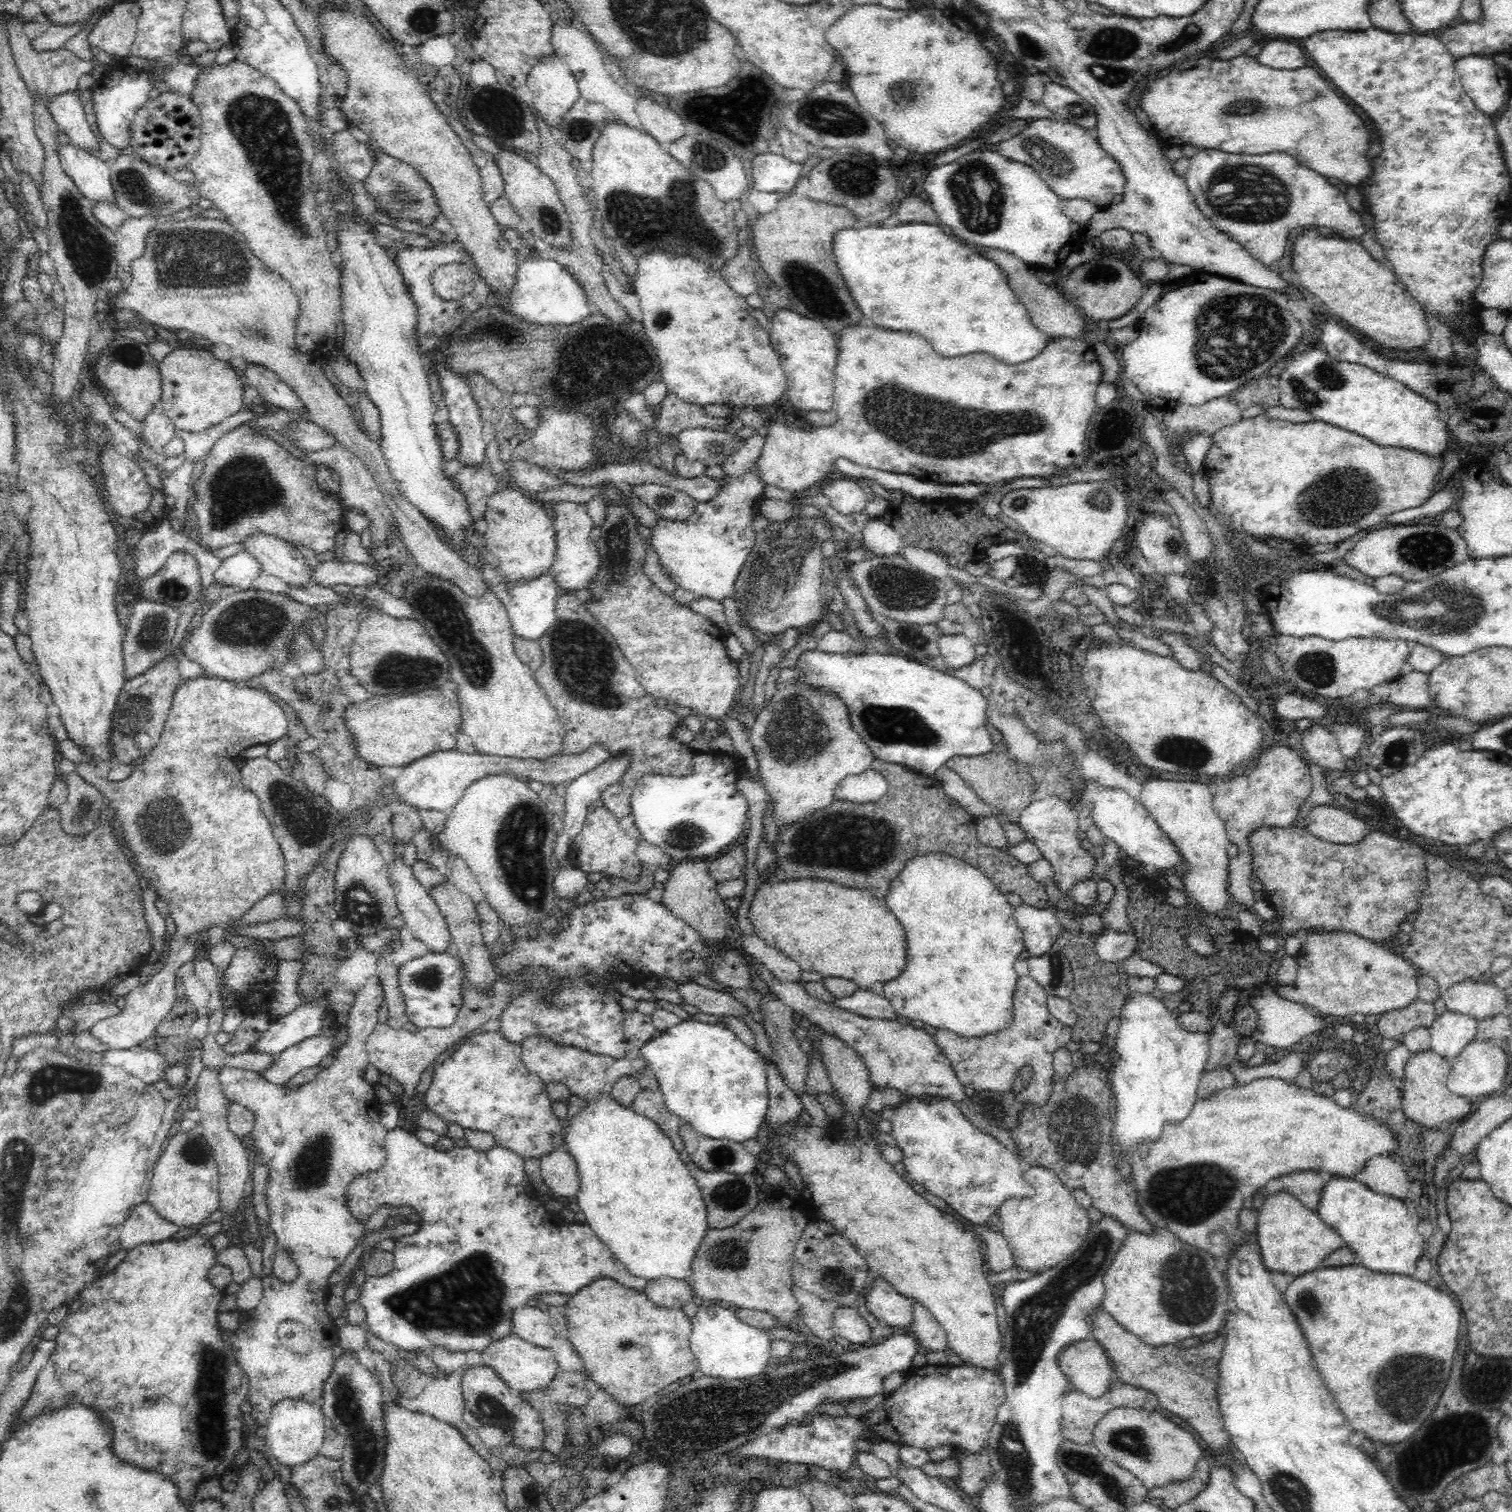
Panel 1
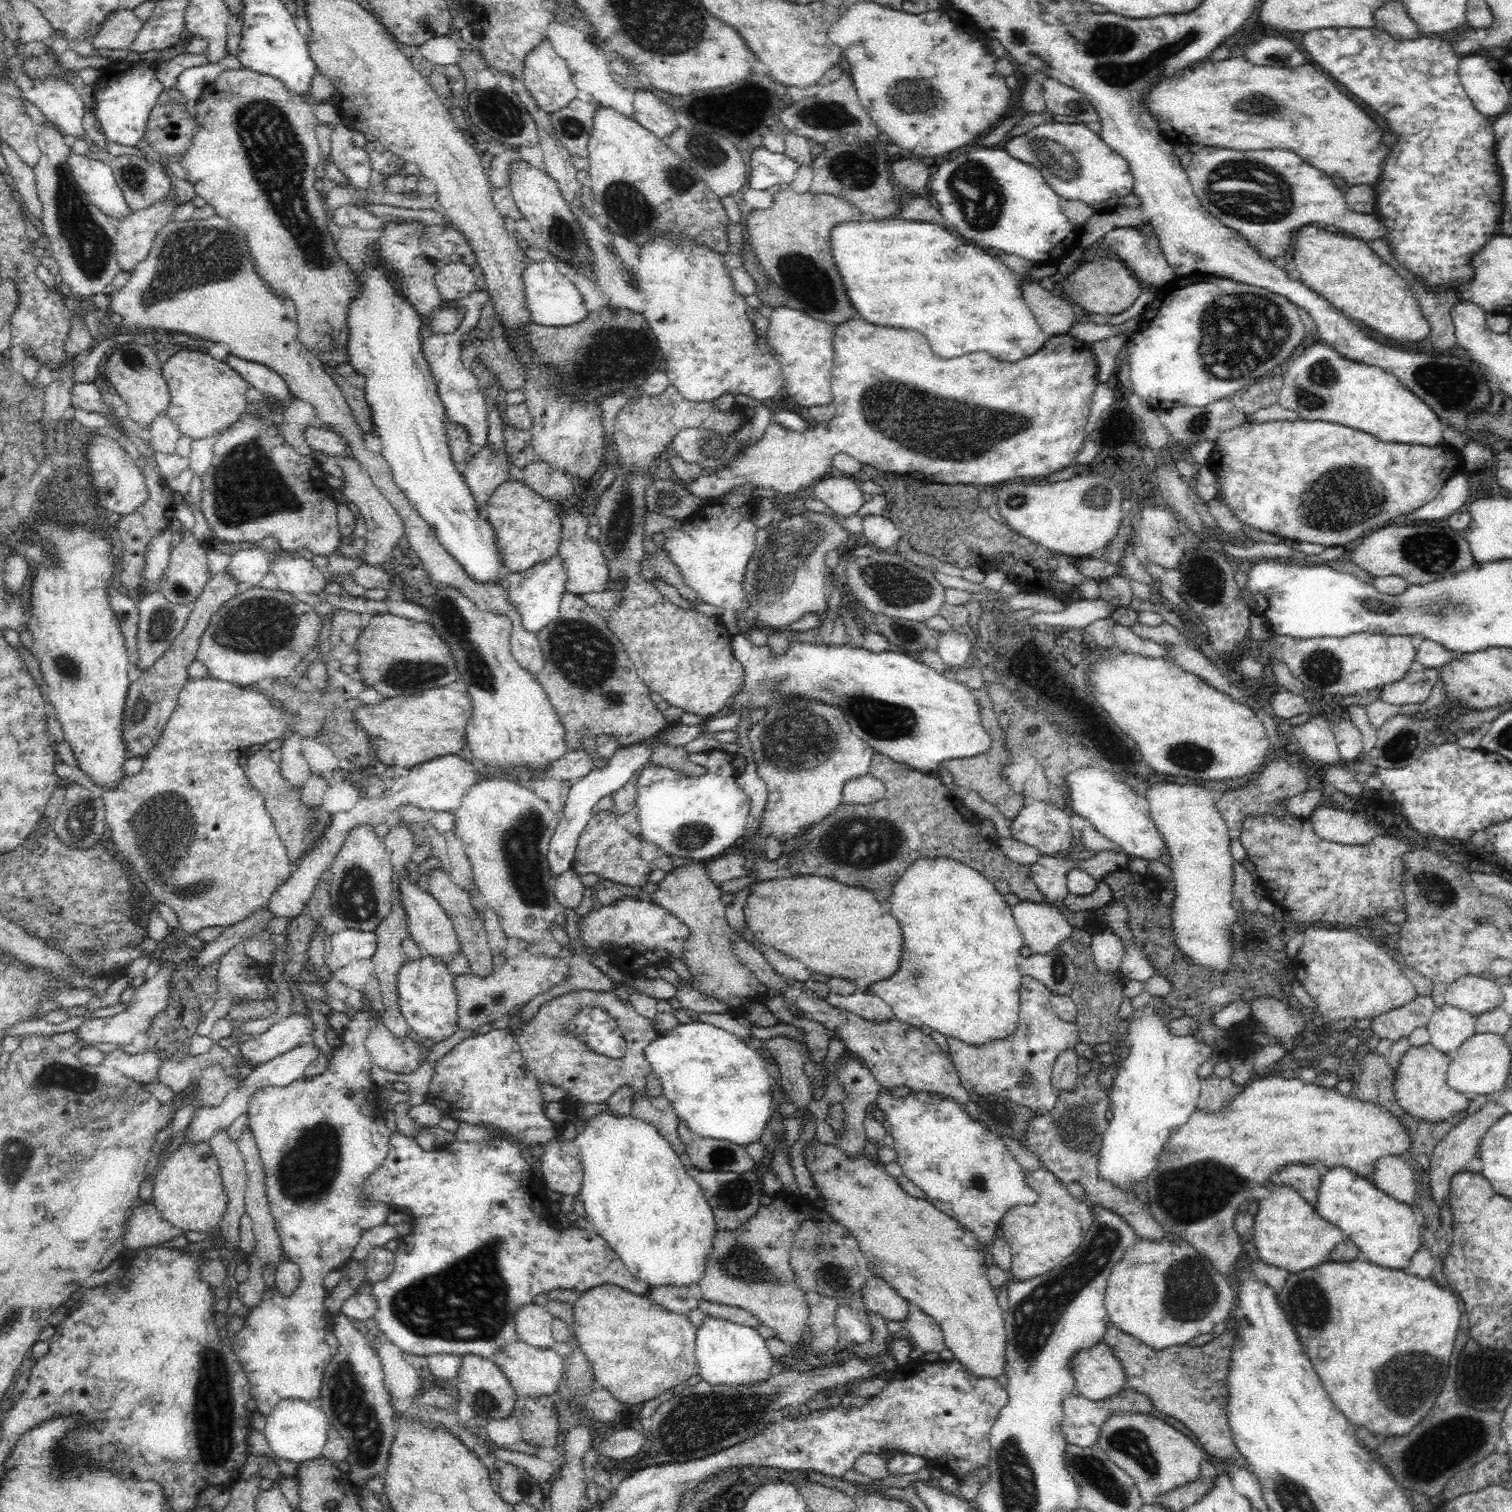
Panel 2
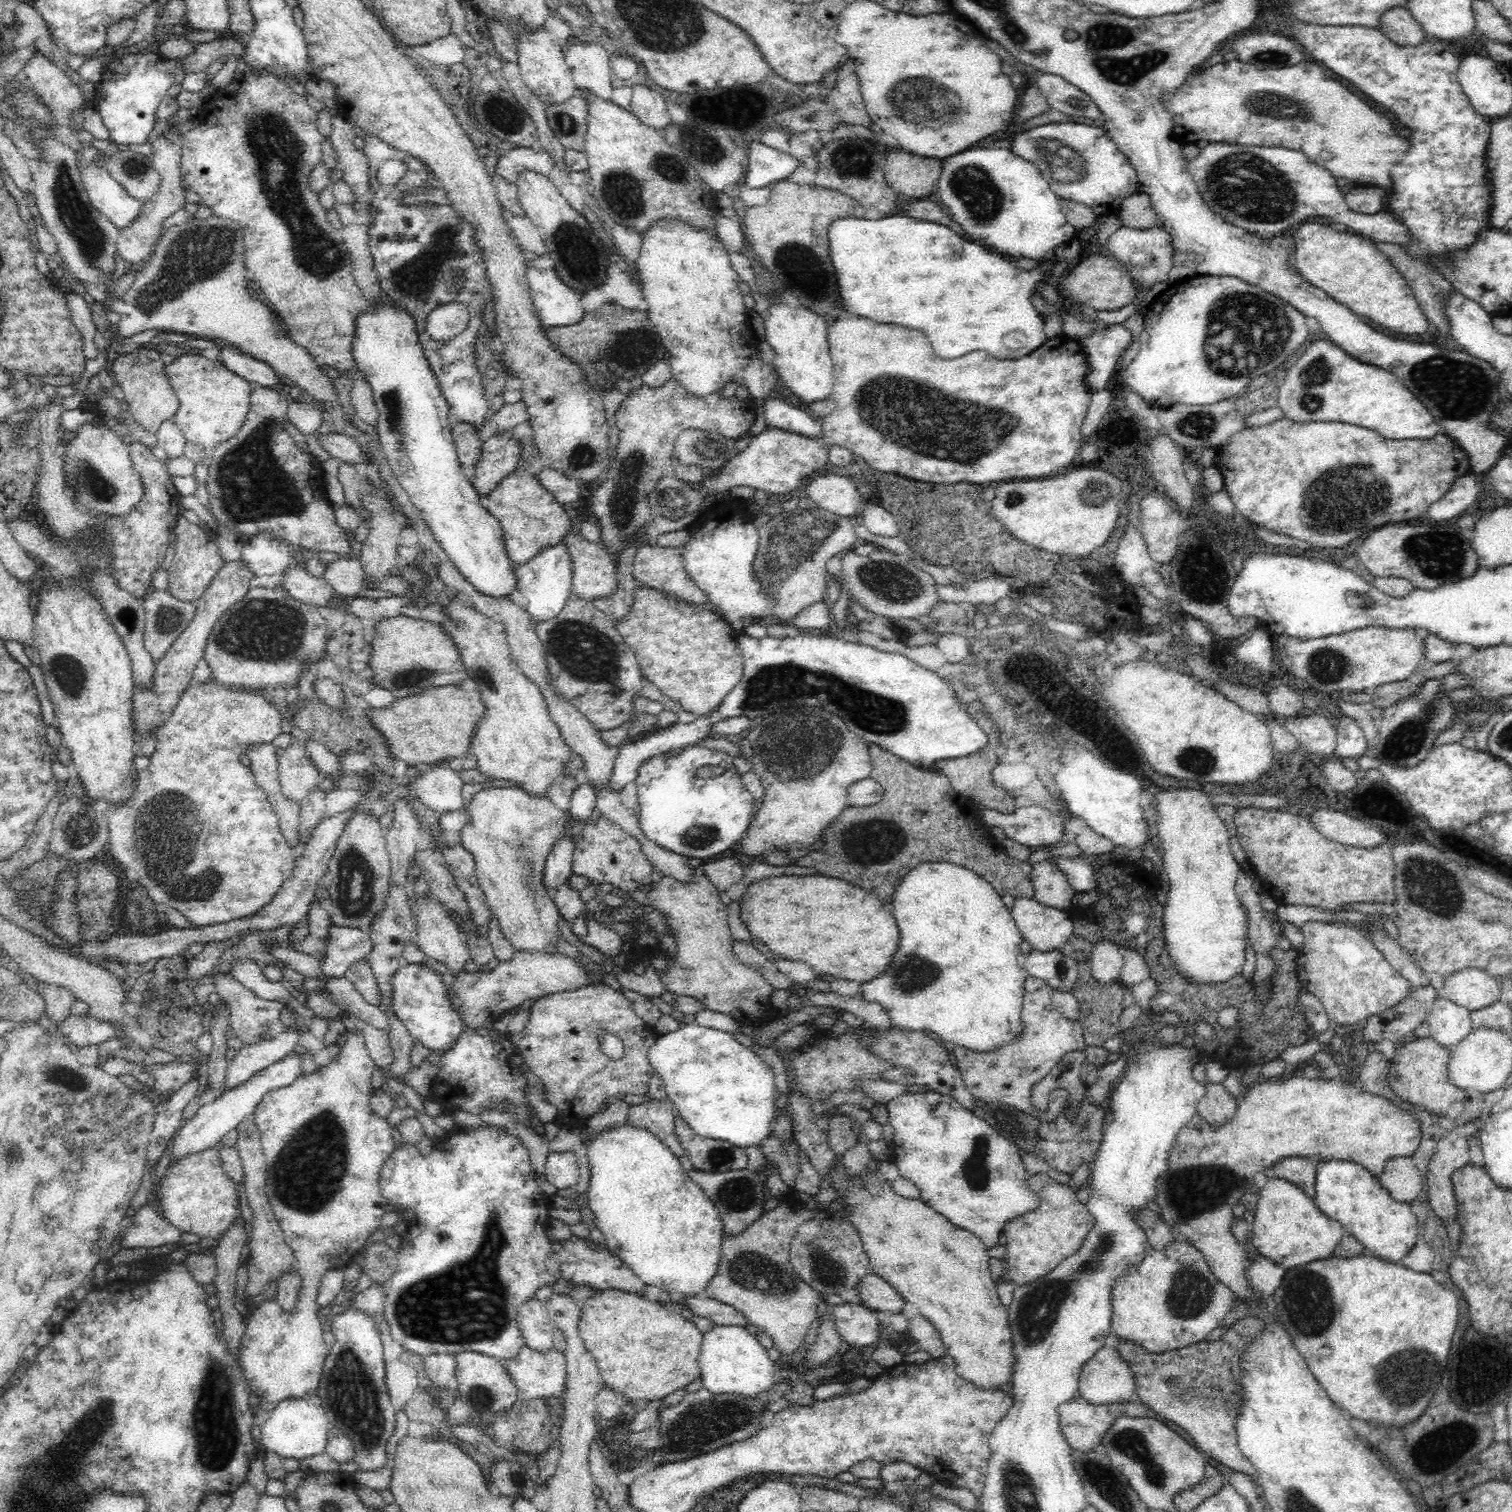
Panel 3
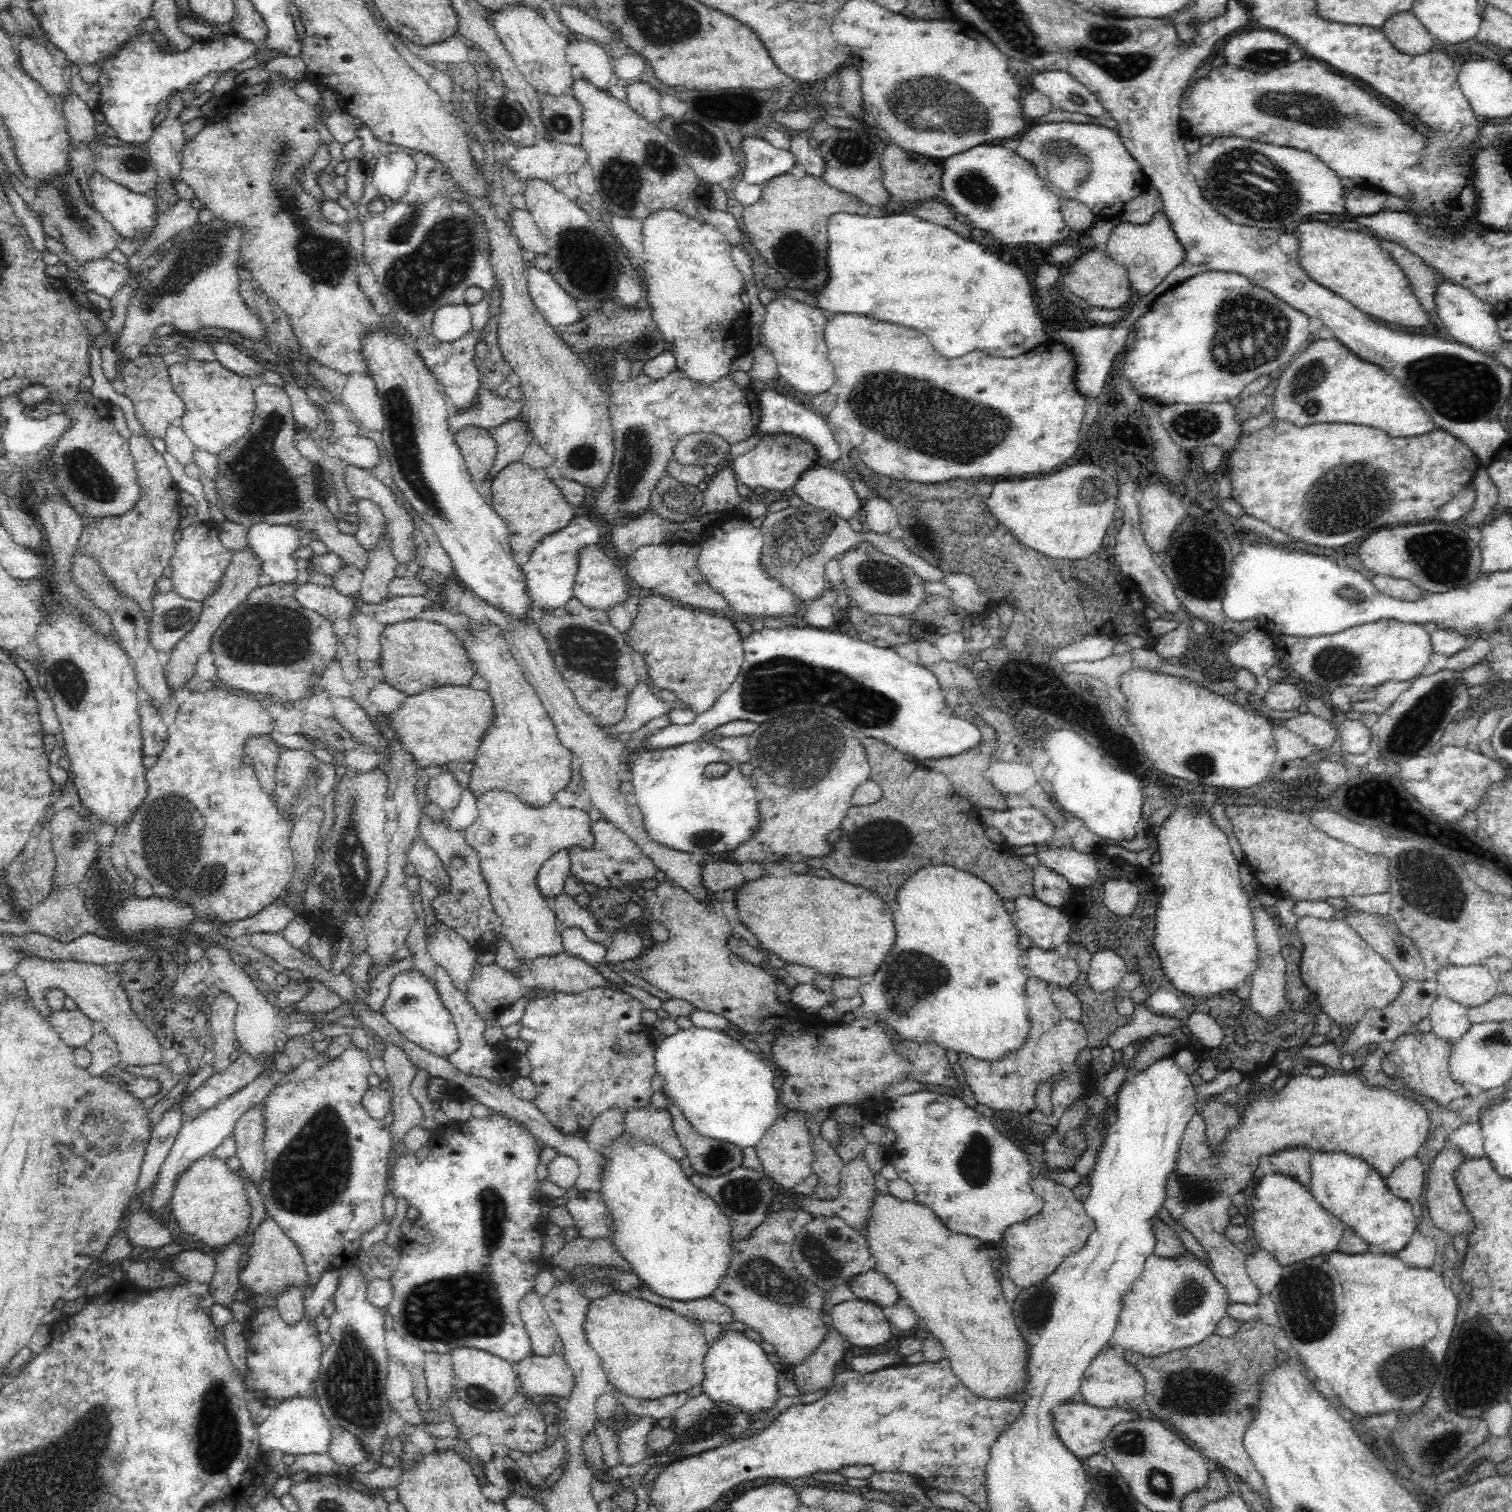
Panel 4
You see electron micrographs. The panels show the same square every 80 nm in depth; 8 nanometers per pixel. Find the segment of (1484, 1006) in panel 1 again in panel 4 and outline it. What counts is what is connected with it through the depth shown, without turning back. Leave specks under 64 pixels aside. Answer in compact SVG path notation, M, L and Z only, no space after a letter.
M1487 964L1441 967L1432 978L1437 984L1444 986L1448 997L1465 1007L1480 1006L1501 990L1496 974L1488 968Z

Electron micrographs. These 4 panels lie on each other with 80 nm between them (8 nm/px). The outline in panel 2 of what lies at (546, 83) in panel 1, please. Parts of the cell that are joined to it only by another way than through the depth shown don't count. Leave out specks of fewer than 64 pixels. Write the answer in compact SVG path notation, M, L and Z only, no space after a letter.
M547 36L542 38L542 42L536 48L528 50L528 55L524 56L522 78L530 95L548 114L568 106L574 98L577 98L577 89L572 82L572 72L568 69L564 58L554 51Z

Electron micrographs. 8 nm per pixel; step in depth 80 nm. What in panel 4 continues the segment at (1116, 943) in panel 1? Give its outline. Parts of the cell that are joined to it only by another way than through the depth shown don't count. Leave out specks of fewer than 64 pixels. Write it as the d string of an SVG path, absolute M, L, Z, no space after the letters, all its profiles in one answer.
M1110 950L1096 952L1089 968L1086 981L1094 993L1107 993L1121 988L1122 978L1128 972L1125 961Z

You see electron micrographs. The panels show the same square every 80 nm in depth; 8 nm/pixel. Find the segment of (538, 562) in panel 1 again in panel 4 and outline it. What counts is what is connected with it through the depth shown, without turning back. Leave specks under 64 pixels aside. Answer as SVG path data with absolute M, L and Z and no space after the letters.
M542 455L509 463L492 479L491 507L504 519L512 551L531 554L546 534L564 528L575 516L575 508L552 481L549 462Z

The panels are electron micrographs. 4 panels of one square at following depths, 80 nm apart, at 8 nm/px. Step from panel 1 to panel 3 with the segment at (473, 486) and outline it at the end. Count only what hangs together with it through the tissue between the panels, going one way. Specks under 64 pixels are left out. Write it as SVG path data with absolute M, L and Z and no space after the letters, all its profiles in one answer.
M510 433L494 434L483 444L482 460L474 469L474 486L480 494L489 494L512 470L522 463L525 446Z

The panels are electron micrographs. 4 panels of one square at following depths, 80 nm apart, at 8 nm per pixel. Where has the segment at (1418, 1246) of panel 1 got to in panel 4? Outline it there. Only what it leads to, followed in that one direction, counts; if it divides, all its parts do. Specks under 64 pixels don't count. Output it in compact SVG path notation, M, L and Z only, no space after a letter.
M1316 1150L1310 1158L1311 1182L1308 1189L1313 1197L1330 1213L1340 1217L1345 1225L1354 1229L1357 1235L1365 1240L1369 1246L1381 1253L1388 1252L1396 1255L1400 1248L1408 1242L1408 1238L1418 1230L1421 1220L1412 1211L1412 1202L1398 1198L1386 1186L1384 1178L1364 1159L1352 1156L1339 1150Z

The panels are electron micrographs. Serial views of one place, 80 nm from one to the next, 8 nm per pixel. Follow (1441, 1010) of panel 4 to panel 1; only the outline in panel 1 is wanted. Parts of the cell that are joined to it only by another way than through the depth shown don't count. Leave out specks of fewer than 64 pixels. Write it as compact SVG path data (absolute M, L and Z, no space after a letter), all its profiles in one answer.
M1446 1008L1442 1014L1437 1014L1428 1028L1431 1049L1441 1054L1451 1065L1458 1053L1475 1038L1477 1023L1465 1014Z

